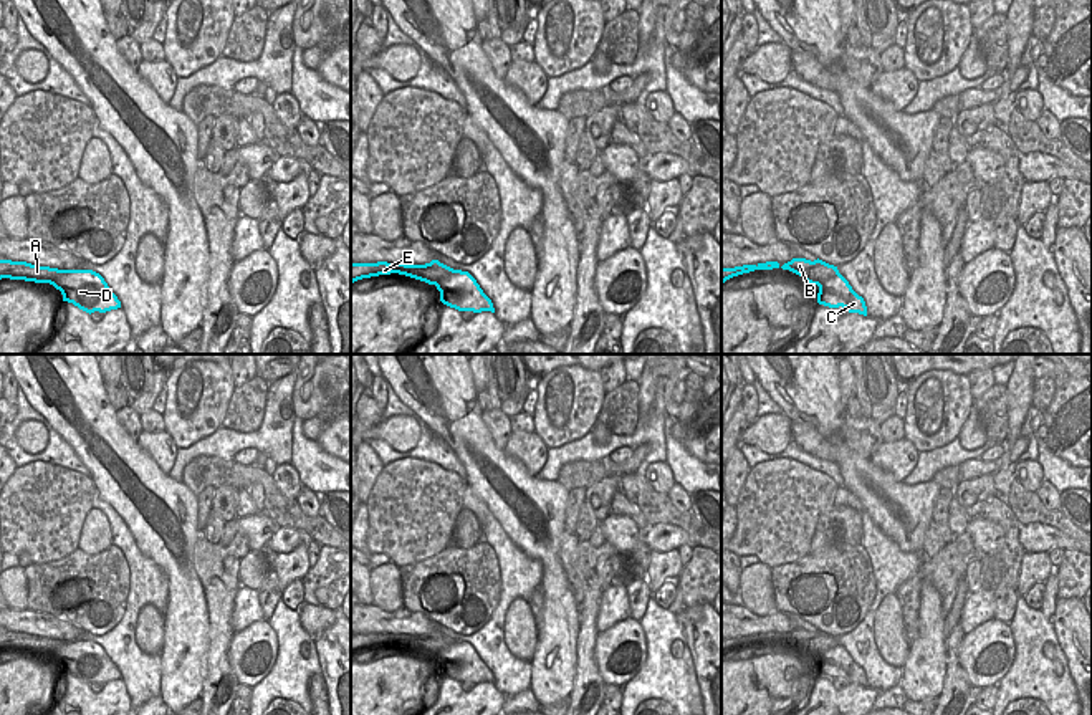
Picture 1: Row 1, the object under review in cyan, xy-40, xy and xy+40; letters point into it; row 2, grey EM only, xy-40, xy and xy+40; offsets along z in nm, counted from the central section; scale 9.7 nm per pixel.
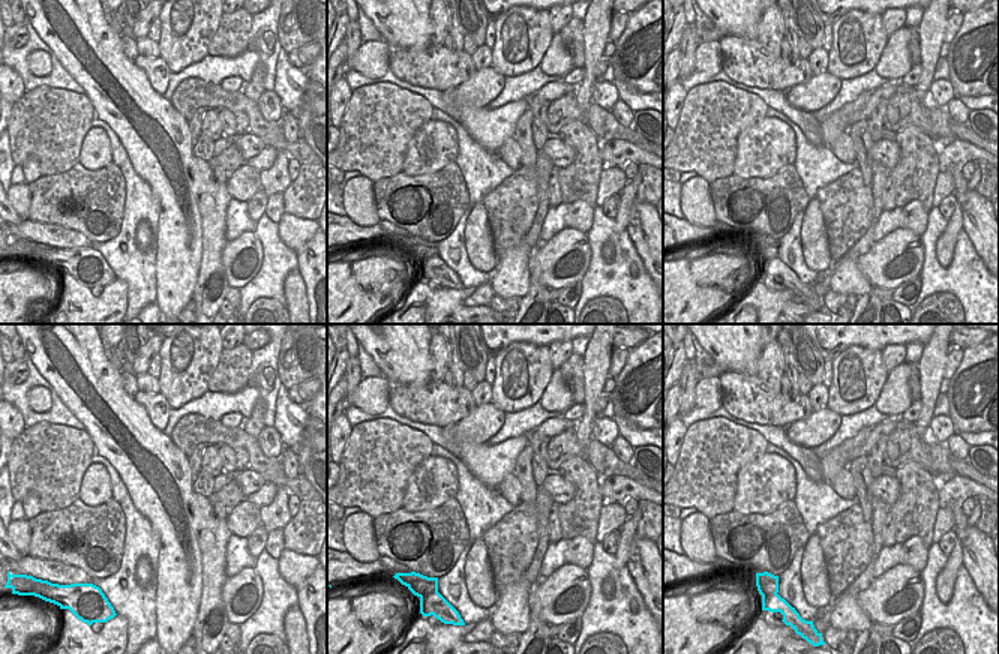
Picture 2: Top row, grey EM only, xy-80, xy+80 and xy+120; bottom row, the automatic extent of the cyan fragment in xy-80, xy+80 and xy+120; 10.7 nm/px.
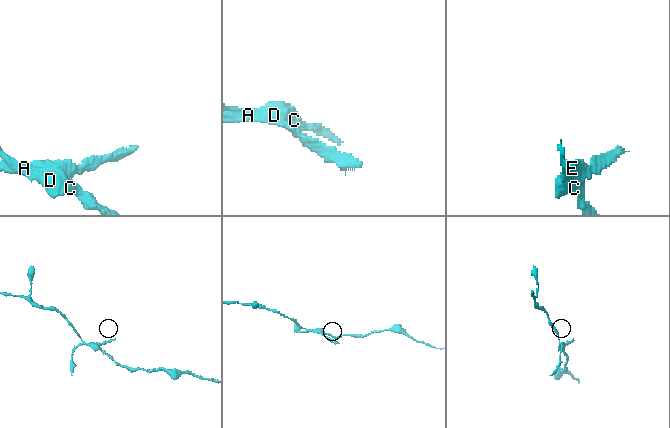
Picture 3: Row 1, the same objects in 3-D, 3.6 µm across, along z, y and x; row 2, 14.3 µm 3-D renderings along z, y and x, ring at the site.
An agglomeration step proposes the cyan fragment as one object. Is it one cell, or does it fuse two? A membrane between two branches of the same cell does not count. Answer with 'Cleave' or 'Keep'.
Cleave

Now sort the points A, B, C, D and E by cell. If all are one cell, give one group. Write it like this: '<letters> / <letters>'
A B E / C D

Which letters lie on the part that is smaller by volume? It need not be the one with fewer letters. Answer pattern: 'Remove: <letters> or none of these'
Remove: A, B, E

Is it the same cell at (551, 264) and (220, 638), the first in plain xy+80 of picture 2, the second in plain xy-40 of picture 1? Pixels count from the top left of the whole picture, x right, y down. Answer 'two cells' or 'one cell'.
two cells

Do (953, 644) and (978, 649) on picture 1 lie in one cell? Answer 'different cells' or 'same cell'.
different cells

